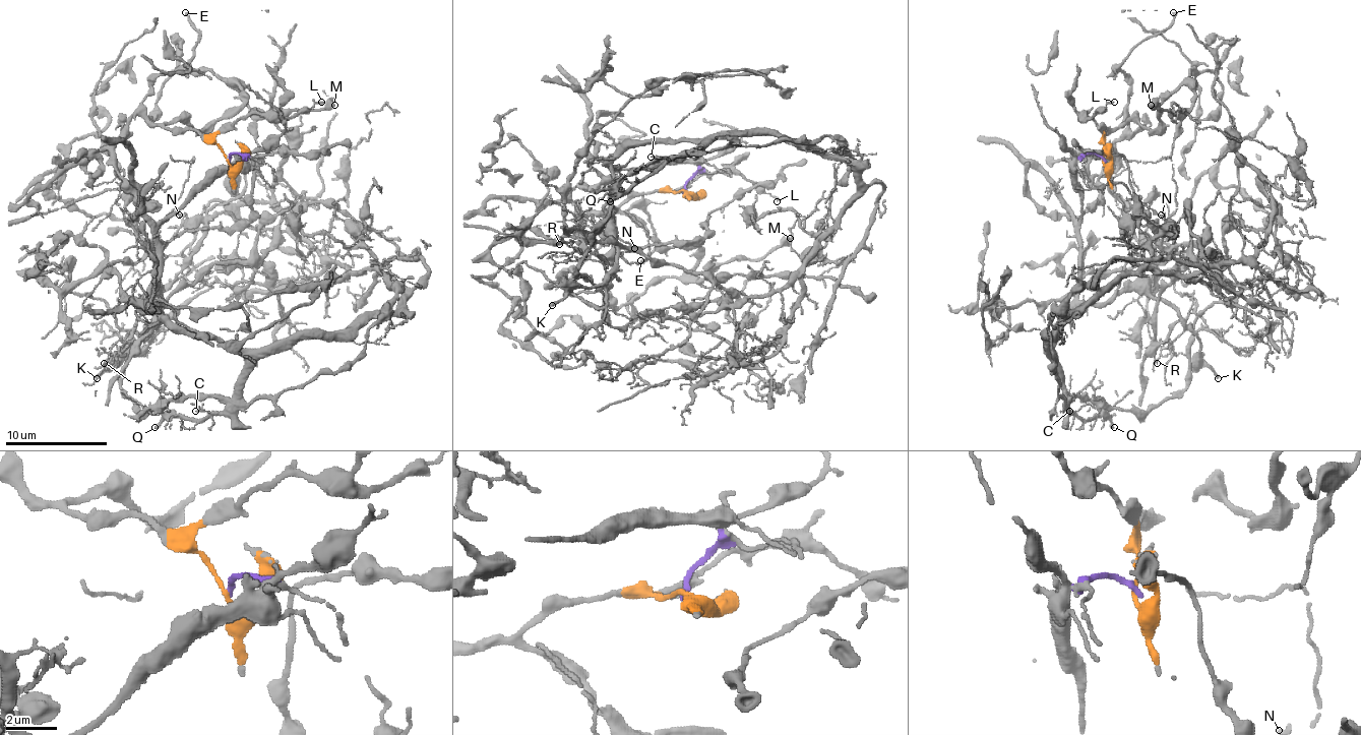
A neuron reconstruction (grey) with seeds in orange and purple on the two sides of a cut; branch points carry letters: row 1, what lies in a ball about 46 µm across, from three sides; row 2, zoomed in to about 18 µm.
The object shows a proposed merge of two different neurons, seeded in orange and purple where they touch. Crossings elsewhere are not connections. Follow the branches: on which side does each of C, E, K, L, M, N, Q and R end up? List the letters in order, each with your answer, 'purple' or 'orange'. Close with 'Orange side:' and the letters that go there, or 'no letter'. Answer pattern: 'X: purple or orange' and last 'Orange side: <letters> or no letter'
C: purple
E: orange
K: purple
L: orange
M: orange
N: purple
Q: purple
R: purple
Orange side: E, L, M

